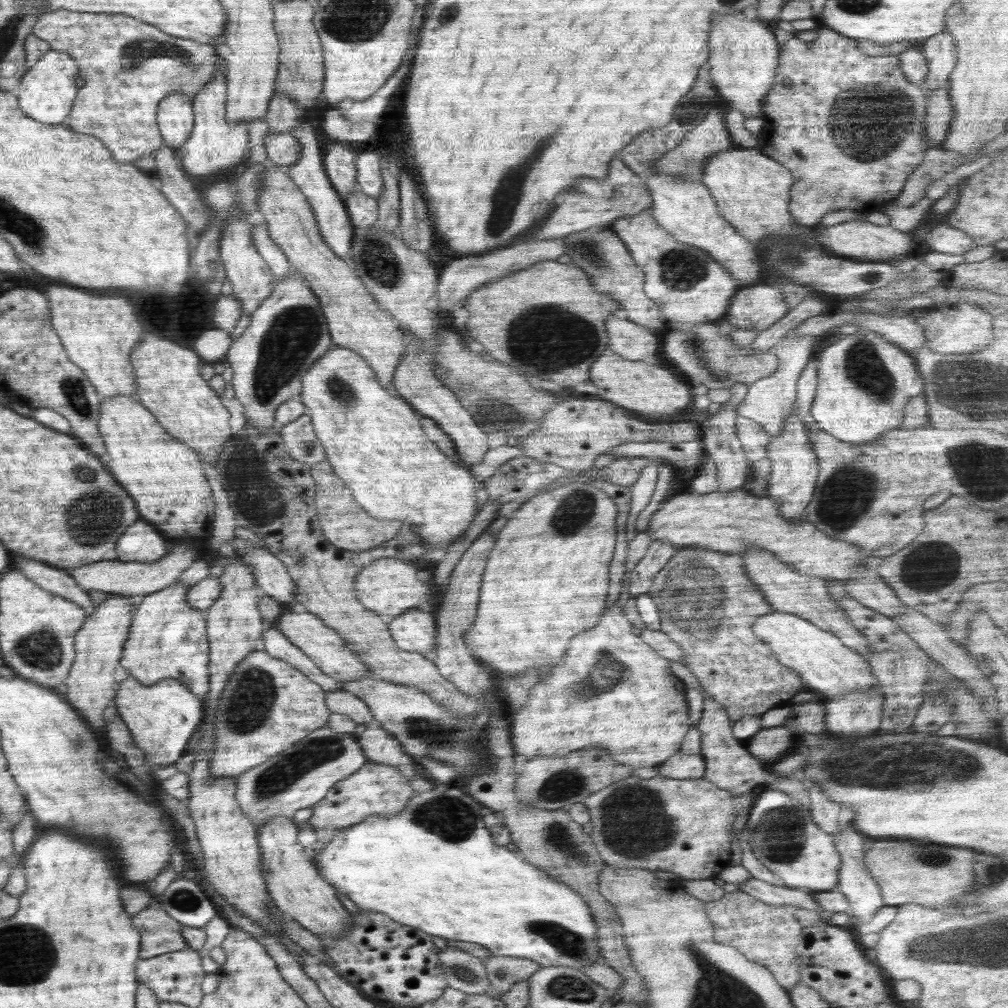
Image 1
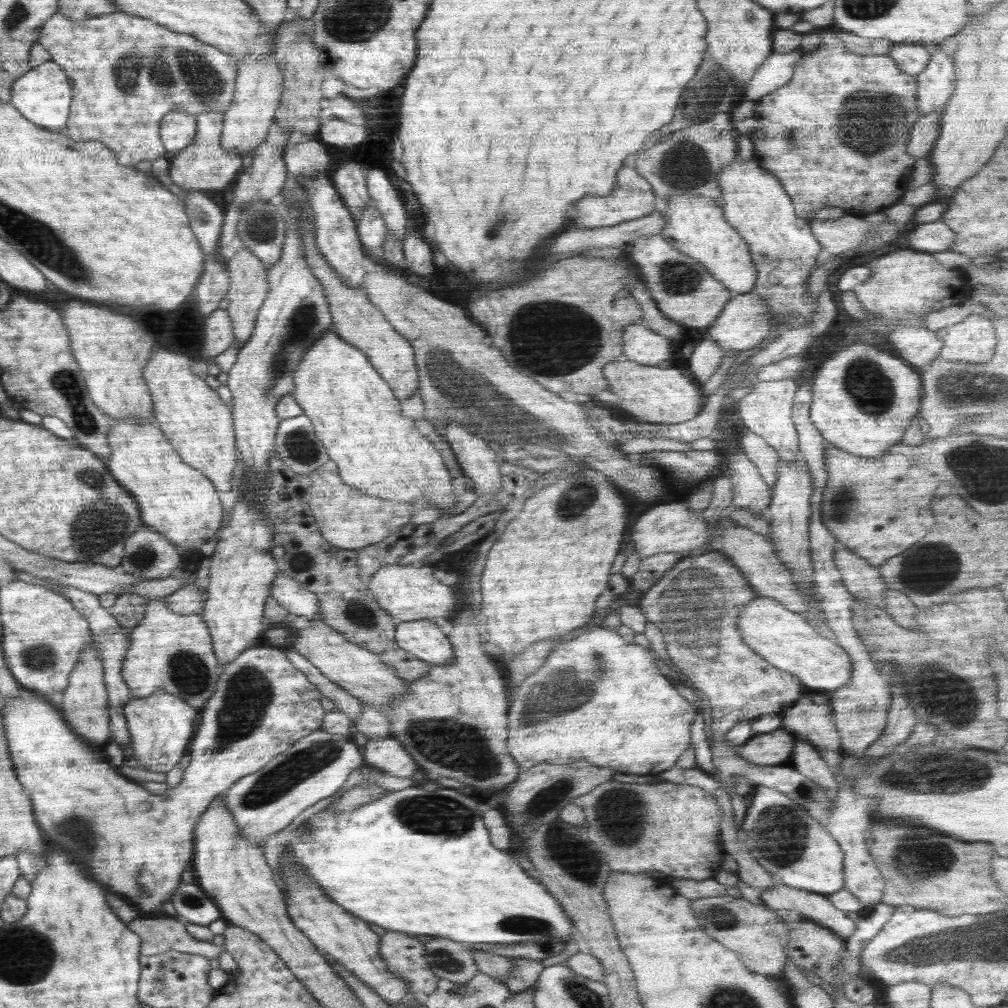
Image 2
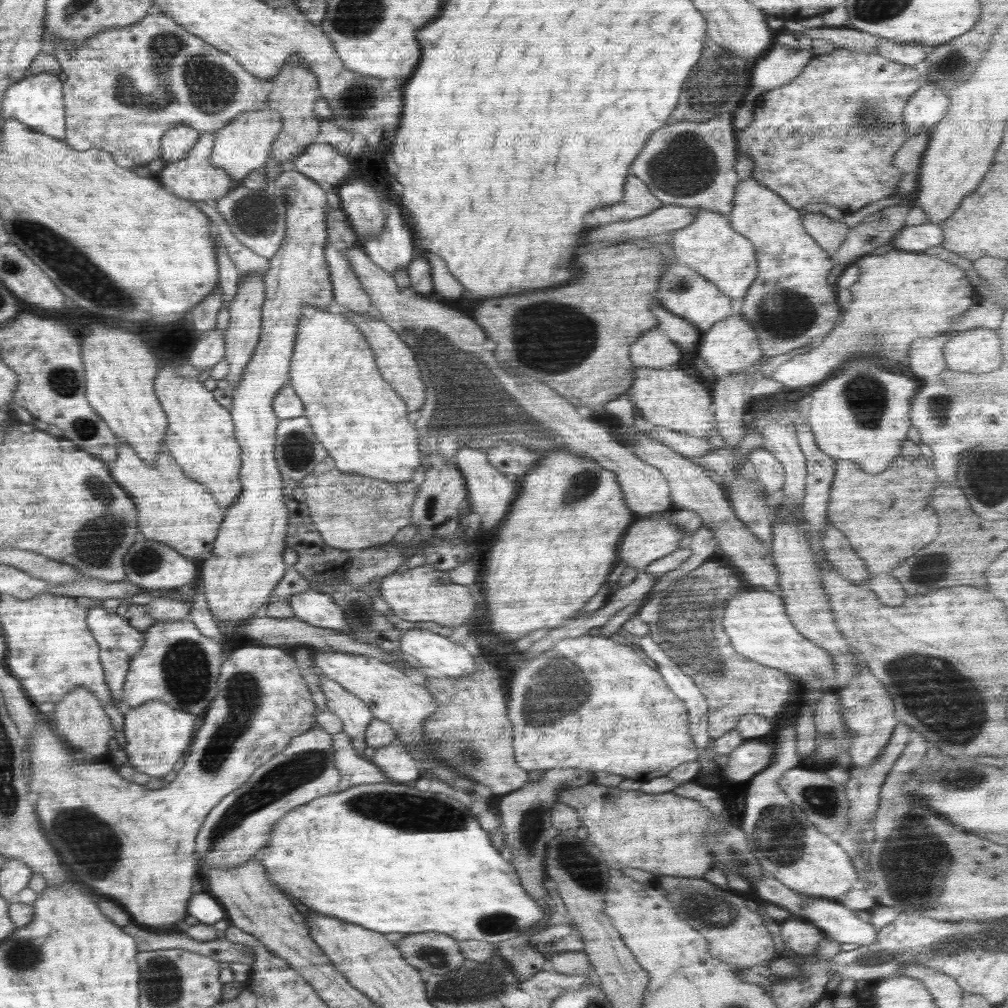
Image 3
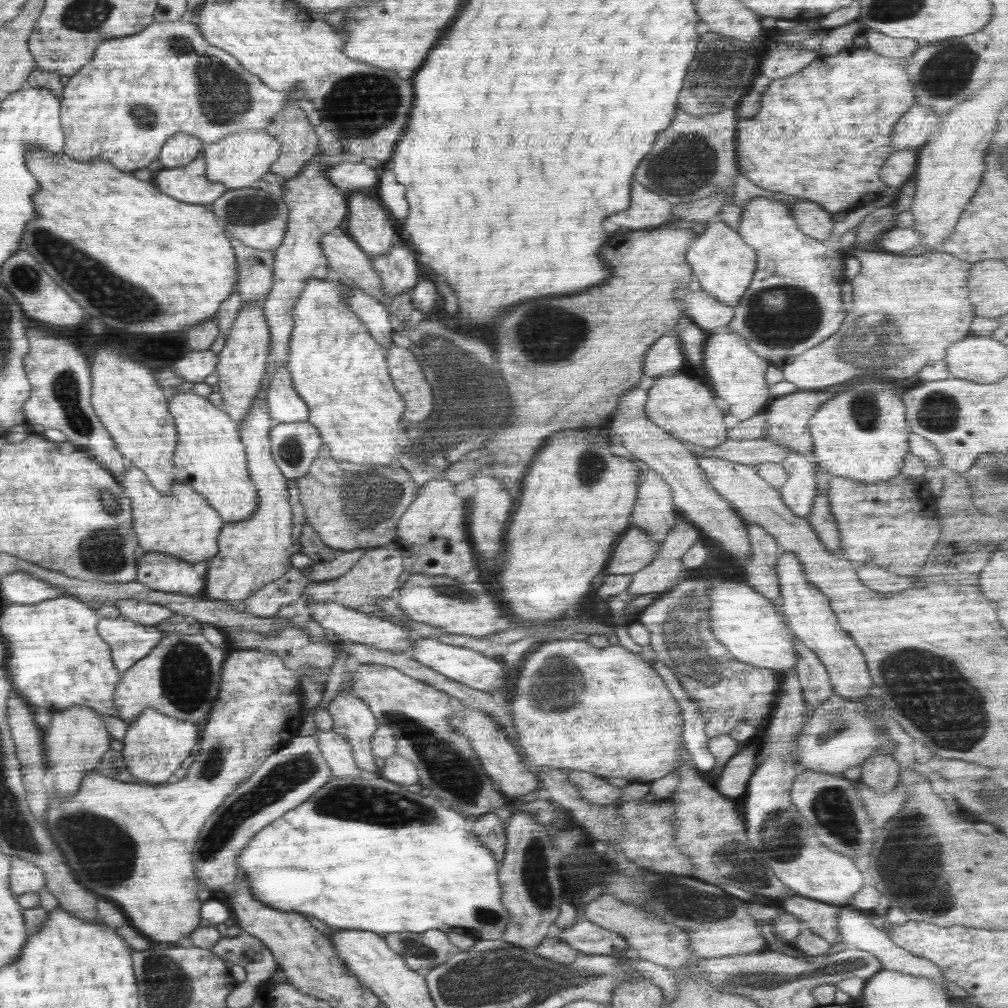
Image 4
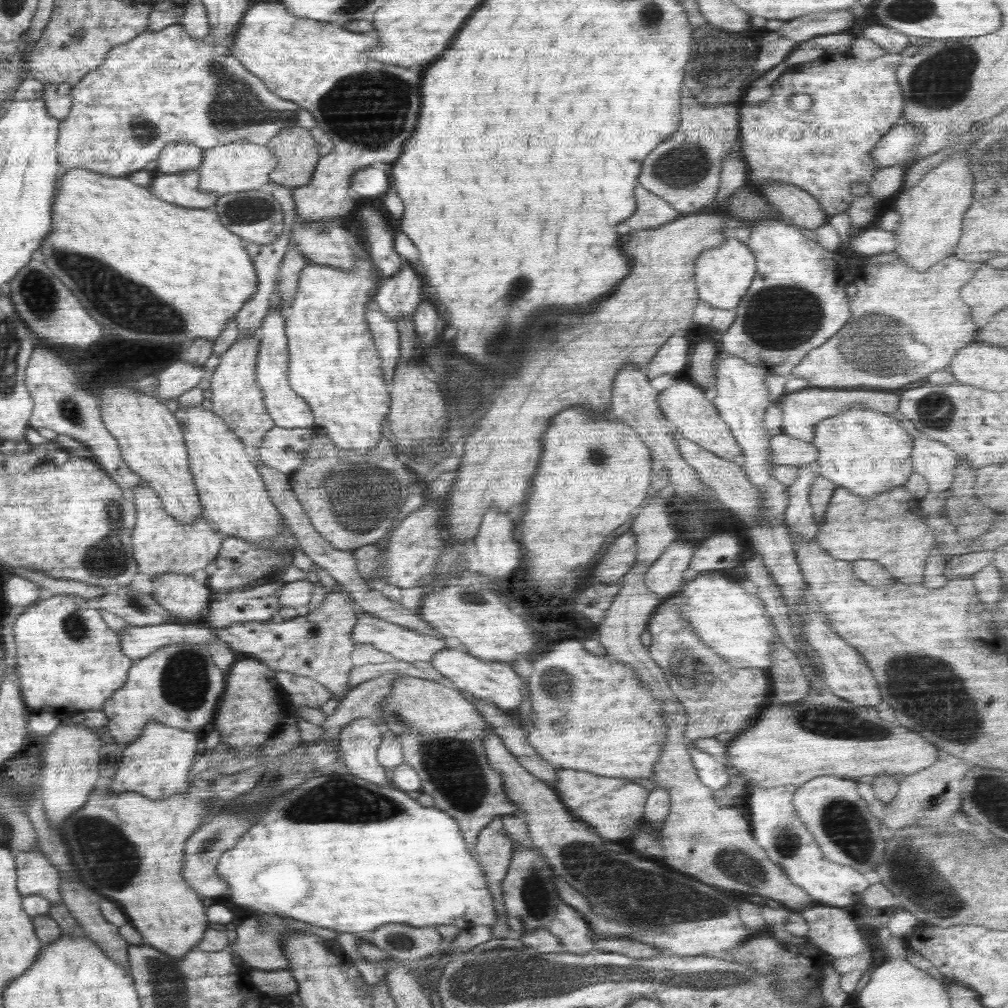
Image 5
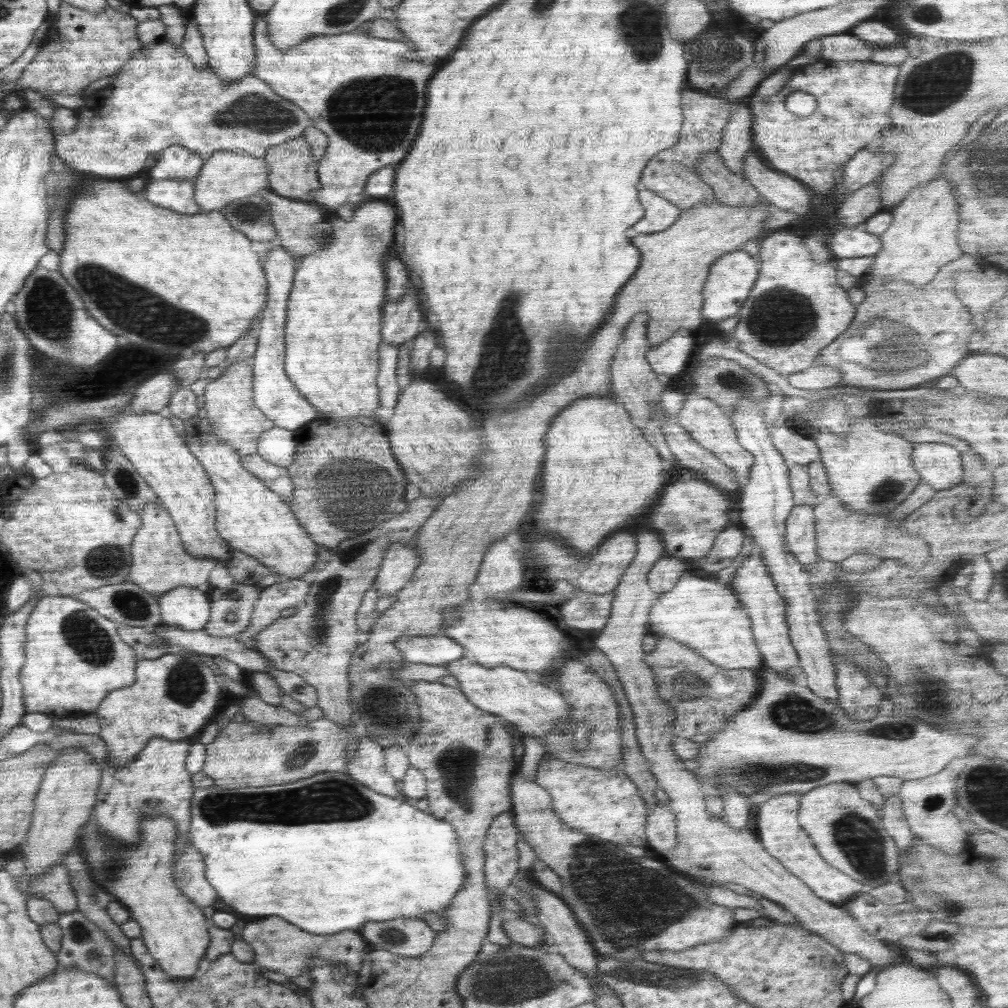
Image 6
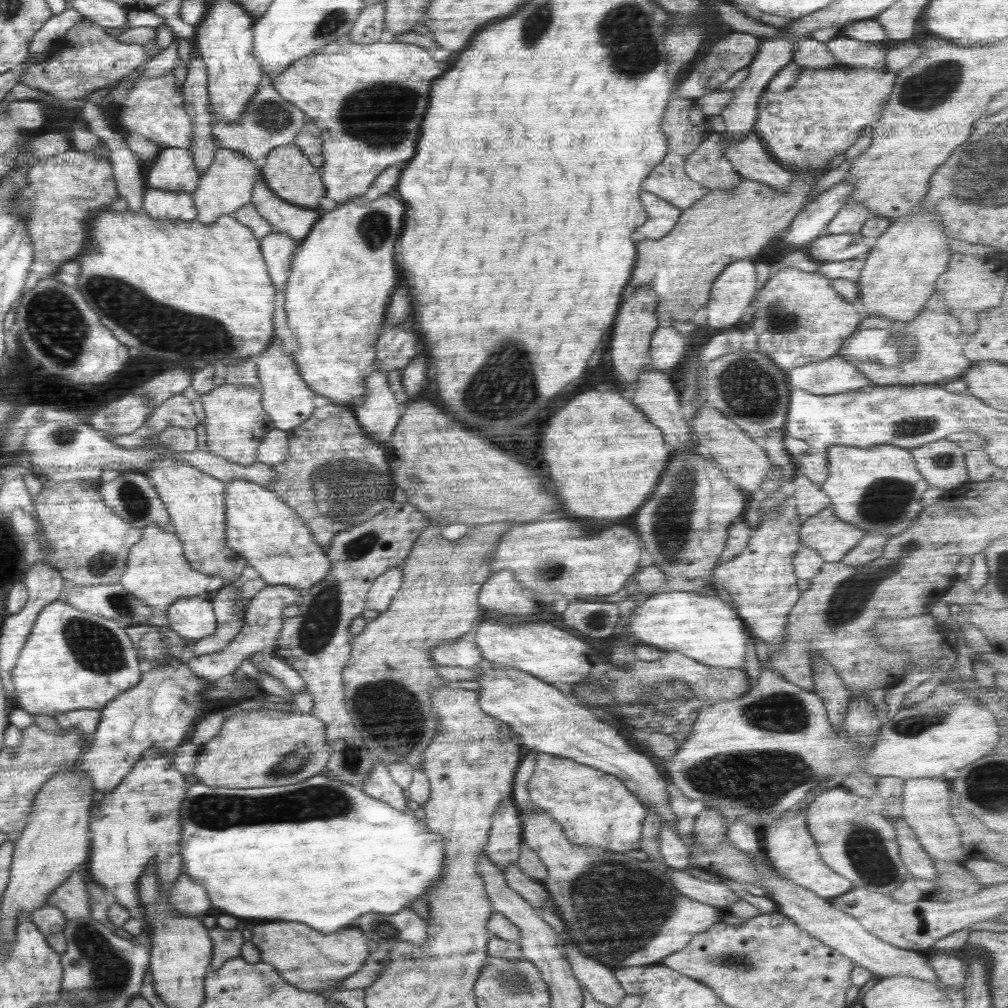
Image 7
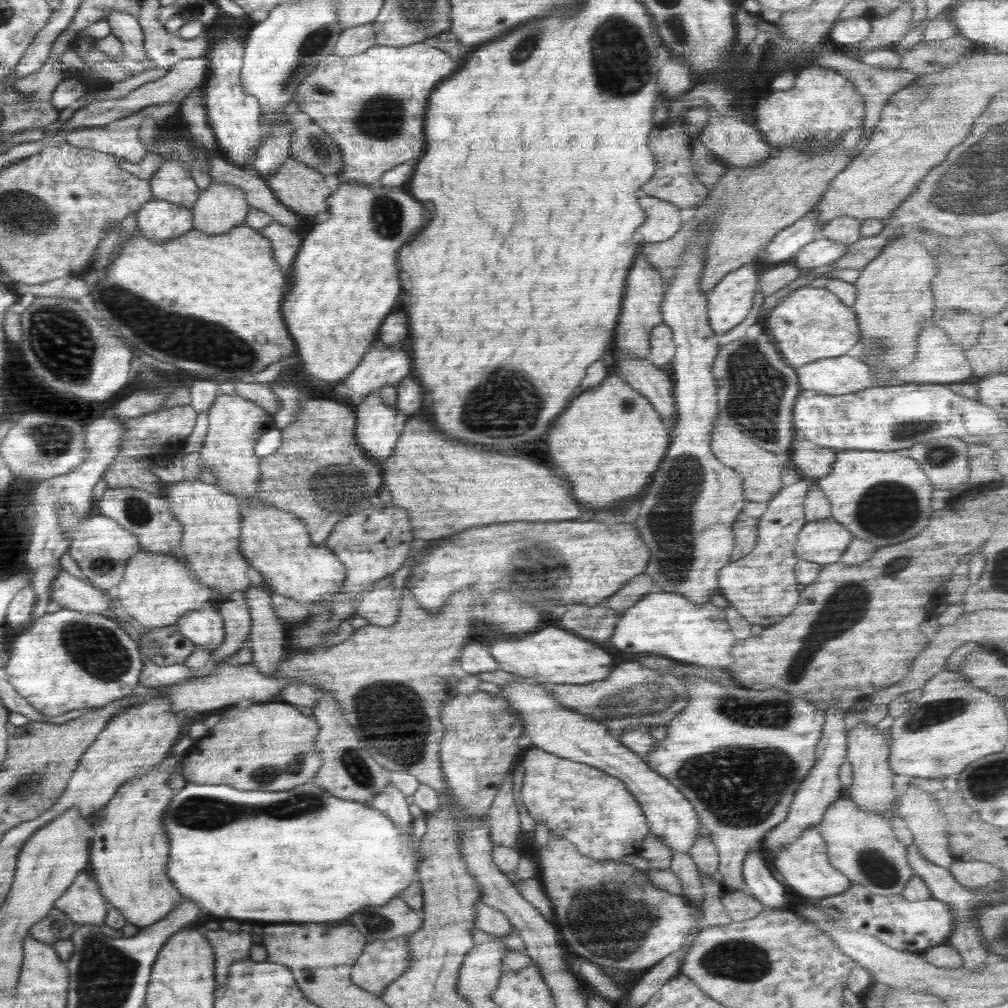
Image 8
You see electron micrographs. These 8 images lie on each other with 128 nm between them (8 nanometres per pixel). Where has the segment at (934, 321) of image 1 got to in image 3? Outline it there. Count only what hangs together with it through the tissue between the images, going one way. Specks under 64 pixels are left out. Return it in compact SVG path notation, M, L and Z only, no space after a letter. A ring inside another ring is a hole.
M986 328L956 332L944 346L944 358L947 370L970 374L992 372L1002 364L1000 340Z

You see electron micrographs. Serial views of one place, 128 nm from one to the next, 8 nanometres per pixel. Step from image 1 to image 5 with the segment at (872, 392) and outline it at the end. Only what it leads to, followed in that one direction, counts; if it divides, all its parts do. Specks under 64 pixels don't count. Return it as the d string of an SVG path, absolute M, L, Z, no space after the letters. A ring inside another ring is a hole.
M848 408L814 426L812 444L818 449L817 474L851 494L872 498L906 484L915 472L911 459L913 437L888 413Z

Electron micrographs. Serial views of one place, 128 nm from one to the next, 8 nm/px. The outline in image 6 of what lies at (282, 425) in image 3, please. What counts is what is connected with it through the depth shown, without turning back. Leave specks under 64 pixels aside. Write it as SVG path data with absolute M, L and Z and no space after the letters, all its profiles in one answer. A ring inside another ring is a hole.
M272 427L263 432L258 439L257 453L268 462L288 467L297 454L297 440L294 431Z

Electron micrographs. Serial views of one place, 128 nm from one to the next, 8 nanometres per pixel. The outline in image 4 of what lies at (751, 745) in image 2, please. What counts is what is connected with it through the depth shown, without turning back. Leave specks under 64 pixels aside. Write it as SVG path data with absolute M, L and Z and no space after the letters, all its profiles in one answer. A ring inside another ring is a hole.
M746 747L746 750L739 751L722 770L717 779L715 788L728 799L735 799L744 795L747 784L754 770L758 768L759 761L756 760L755 748Z

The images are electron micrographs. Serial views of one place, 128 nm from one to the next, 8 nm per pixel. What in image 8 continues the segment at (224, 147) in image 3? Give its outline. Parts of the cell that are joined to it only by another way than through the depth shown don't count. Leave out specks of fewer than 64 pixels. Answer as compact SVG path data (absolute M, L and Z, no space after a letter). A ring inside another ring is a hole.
M211 180L191 209L193 228L207 236L227 234L245 225L249 208L244 190Z

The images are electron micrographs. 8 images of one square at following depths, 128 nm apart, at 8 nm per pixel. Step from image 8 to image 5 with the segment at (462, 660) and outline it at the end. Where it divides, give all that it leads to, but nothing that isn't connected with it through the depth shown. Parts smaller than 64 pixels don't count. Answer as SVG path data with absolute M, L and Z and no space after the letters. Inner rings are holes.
M358 610L356 617L358 617L358 620L356 620L356 626L352 630L352 638L350 639L354 639L356 643L370 643L376 649L392 655L397 660L404 660L404 662L424 661L430 663L432 656L436 652L440 652L442 648L448 648L453 644L453 642L445 637L424 635L361 610Z

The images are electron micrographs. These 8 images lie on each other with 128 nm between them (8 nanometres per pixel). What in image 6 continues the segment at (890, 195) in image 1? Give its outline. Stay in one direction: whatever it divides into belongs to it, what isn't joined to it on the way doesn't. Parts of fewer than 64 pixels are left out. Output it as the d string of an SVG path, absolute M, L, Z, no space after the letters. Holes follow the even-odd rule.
M823 61L806 65L791 76L788 84L779 92L768 96L753 96L750 104L752 111L752 144L763 160L772 169L786 173L802 183L808 184L816 190L816 194L823 196L824 204L832 197L836 187L834 173L842 169L852 158L853 154L864 148L874 147L880 139L882 131L890 126L890 105L894 102L894 91L899 75L899 65L880 64L872 61ZM792 92L808 92L814 96L817 106L811 115L800 117L785 109L784 98Z

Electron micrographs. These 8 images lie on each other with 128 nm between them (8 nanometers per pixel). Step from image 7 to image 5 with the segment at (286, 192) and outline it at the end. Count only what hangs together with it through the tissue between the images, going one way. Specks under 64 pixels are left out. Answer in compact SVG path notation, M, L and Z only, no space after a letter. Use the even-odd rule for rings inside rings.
M298 126L282 128L267 144L278 158L270 172L271 182L288 188L306 186L312 180L316 164L320 160L319 144L309 129Z

